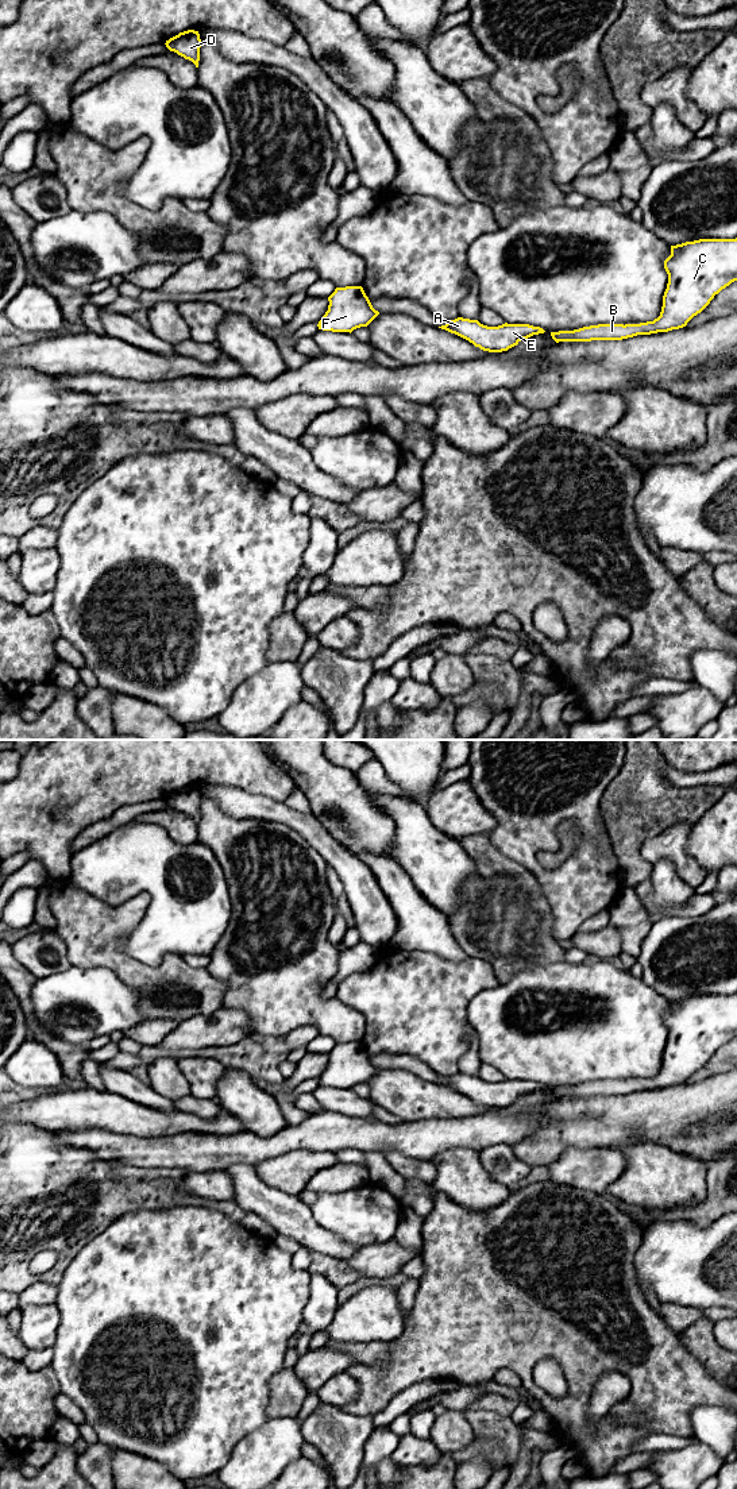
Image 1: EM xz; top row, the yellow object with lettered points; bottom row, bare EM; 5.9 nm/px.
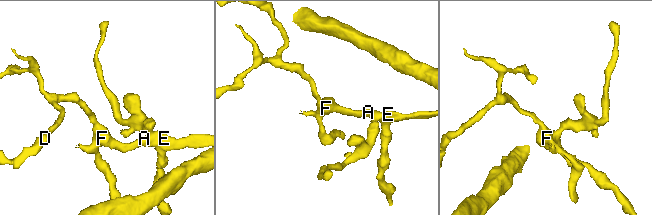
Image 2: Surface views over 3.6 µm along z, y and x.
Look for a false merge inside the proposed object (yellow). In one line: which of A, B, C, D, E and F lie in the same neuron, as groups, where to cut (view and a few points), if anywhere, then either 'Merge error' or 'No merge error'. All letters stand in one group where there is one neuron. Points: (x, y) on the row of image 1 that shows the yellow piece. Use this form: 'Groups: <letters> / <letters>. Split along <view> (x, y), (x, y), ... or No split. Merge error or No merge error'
Groups: A B C D E F. No split. No merge error

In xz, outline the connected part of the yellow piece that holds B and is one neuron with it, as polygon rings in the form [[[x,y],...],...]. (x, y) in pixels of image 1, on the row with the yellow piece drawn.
[[[737,238],[736,239],[699,239],[671,246],[671,255],[664,261],[668,274],[667,289],[663,296],[660,316],[653,321],[640,324],[598,324],[574,331],[551,332],[559,342],[622,340],[637,335],[668,332],[687,325],[701,313],[722,289],[737,281]]]

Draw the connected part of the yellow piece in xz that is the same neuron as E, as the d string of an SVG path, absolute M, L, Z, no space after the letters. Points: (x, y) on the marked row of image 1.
M463 317L451 320L439 328L455 333L472 343L475 347L489 352L508 351L517 346L522 339L545 332L543 328L529 324L505 323L498 327L487 327L478 320Z

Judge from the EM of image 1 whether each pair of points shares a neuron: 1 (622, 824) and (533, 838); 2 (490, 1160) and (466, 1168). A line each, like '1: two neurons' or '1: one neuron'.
1: two neurons
2: two neurons

